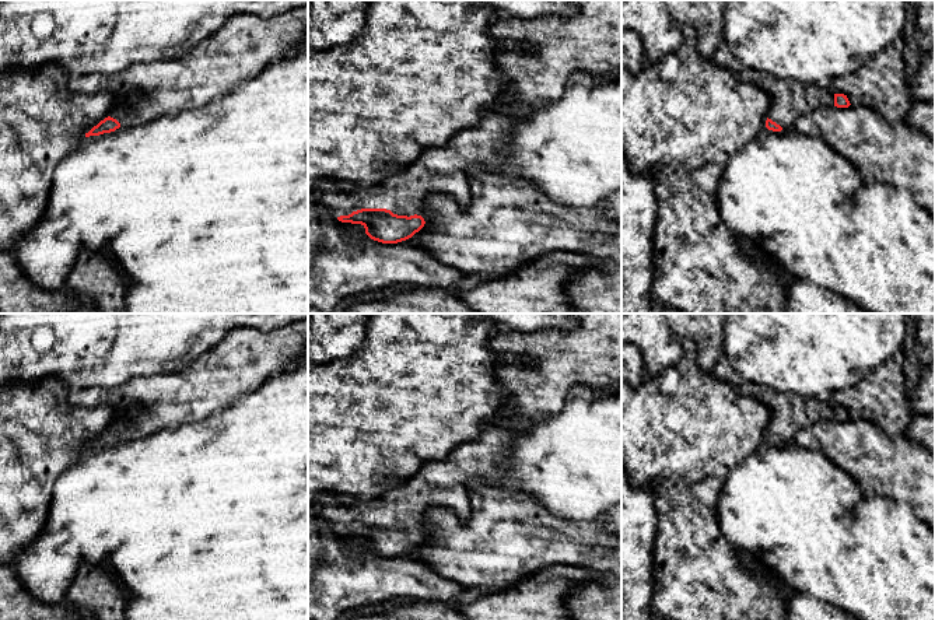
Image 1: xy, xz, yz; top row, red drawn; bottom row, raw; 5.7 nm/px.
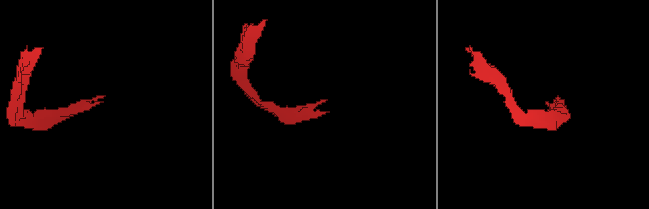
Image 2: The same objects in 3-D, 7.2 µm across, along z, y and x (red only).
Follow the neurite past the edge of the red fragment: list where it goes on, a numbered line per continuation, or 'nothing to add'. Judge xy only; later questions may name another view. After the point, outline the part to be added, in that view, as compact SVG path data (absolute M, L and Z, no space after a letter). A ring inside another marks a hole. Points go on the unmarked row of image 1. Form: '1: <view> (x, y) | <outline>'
1: xy (247, 357) | M308 319L272 332L253 327L235 329L221 343L179 371L137 376L119 388L106 390L105 402L119 417L109 430L122 439L132 439L144 438L161 430L174 430L182 424L199 423L284 371L307 347ZM134 404L140 406L140 411L125 418L123 413Z

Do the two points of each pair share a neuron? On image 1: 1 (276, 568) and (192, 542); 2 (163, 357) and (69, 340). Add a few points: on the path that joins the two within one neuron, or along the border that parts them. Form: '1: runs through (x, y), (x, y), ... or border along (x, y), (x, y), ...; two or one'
1: runs through (255, 547), (249, 542), (213, 542); one
2: runs through (139, 349), (111, 349), (102, 340), (93, 340); one

